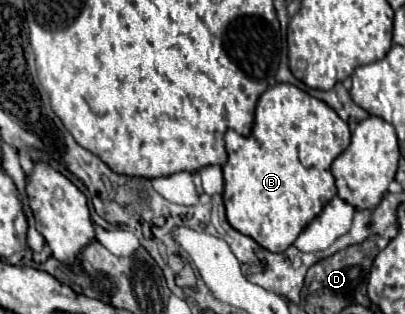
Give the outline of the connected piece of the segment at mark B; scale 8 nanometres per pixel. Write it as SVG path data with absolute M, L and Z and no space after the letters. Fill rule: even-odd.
M277 83L269 87L257 101L251 135L243 137L231 131L225 133L229 159L223 165L223 201L231 227L243 235L253 237L261 247L273 253L283 253L289 245L293 245L297 235L313 221L313 217L323 211L331 197L337 195L331 163L349 147L349 141L351 133L347 123L325 101L319 101L289 83Z

